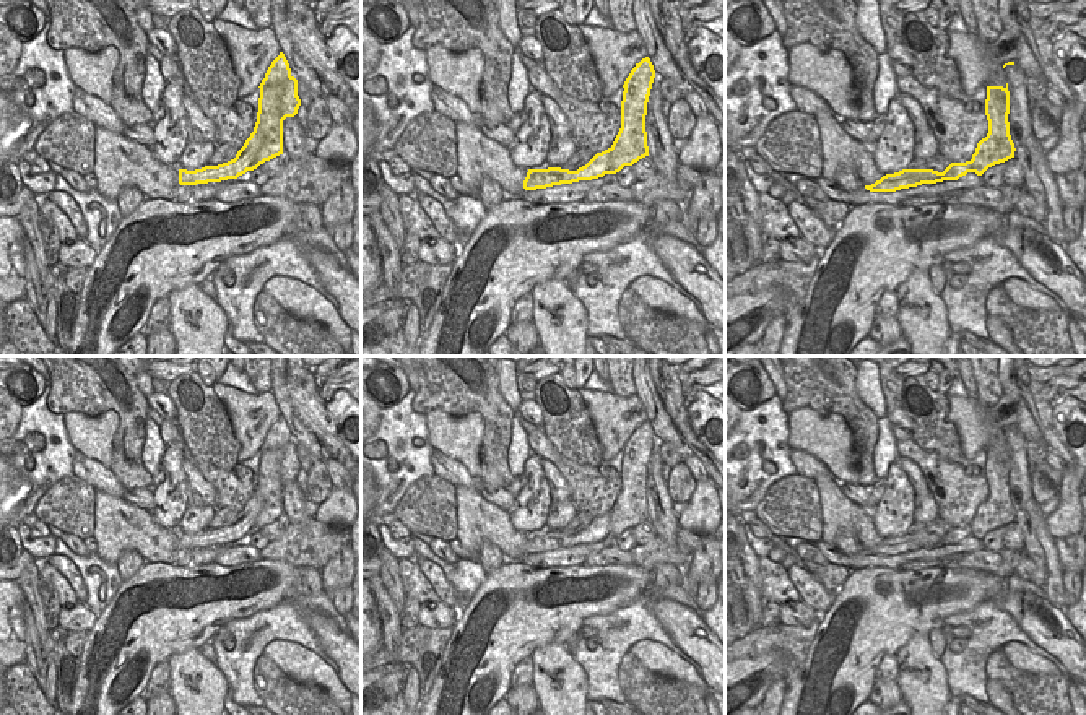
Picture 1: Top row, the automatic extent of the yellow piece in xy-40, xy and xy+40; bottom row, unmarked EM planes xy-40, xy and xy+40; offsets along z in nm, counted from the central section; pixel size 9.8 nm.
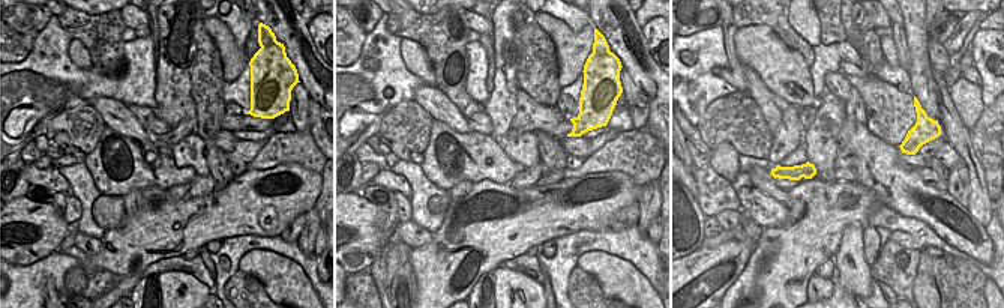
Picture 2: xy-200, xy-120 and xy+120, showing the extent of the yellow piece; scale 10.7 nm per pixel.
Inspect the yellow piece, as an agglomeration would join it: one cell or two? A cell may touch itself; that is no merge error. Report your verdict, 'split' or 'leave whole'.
split

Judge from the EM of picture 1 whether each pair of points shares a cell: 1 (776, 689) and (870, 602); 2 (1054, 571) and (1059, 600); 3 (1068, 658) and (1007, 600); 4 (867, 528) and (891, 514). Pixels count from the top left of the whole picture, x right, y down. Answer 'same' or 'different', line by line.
1: different
2: same
3: same
4: different

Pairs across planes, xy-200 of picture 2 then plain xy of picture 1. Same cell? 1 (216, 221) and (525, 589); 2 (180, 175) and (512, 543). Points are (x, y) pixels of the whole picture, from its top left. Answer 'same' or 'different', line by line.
1: same
2: same

